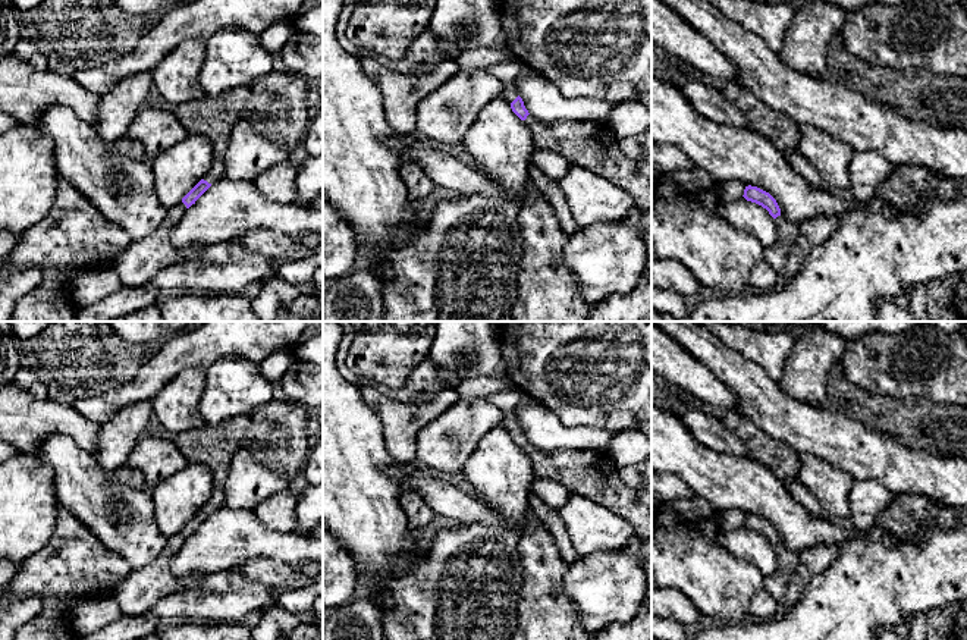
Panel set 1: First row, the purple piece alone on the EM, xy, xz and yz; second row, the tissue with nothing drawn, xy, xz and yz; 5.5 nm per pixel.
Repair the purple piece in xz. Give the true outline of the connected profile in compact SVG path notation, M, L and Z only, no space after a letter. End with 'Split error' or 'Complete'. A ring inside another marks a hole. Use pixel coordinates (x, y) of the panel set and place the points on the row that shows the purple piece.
M514 82L503 84L500 97L528 125L536 148L552 150L569 164L609 179L625 189L643 213L652 208L652 161L627 157L607 123L588 120L544 123L528 113Z. Split error

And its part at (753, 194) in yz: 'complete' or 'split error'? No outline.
split error

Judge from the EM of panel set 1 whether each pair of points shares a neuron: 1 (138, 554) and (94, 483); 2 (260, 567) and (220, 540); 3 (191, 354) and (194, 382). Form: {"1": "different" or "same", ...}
{"1": "same", "2": "different", "3": "different"}

